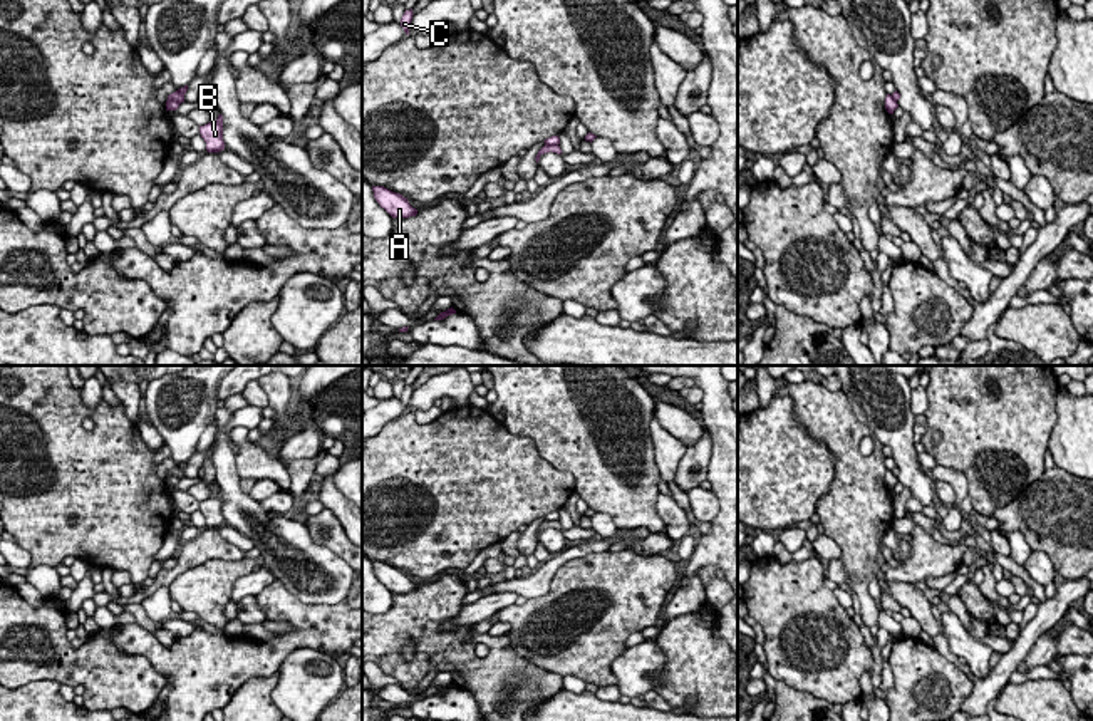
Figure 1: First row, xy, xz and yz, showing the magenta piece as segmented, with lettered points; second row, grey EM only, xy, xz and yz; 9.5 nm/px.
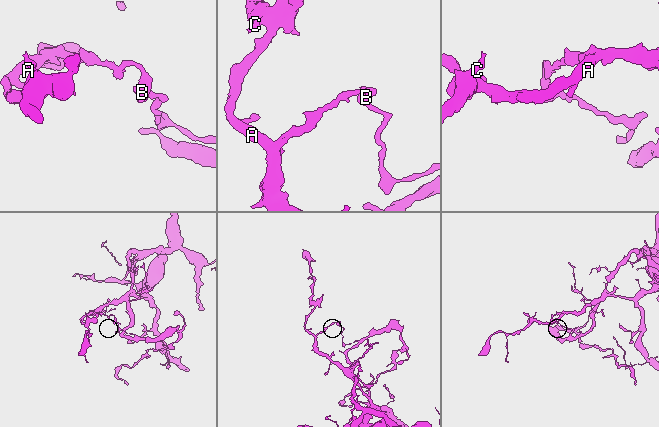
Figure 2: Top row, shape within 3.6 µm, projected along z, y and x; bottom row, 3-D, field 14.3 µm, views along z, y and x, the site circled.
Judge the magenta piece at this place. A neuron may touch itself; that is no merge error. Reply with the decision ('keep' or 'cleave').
cleave

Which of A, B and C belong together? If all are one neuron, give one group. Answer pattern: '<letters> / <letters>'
A C / B

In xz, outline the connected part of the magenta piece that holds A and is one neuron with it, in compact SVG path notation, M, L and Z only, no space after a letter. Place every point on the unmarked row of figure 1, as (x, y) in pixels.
M372 562L374 573L392 594L409 594L416 592L417 585L412 584L399 568L394 568L384 562Z

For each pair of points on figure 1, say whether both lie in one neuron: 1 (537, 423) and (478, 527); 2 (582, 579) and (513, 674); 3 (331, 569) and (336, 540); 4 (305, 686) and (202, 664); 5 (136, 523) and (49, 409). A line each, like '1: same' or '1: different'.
1: different
2: different
3: different
4: different
5: same

